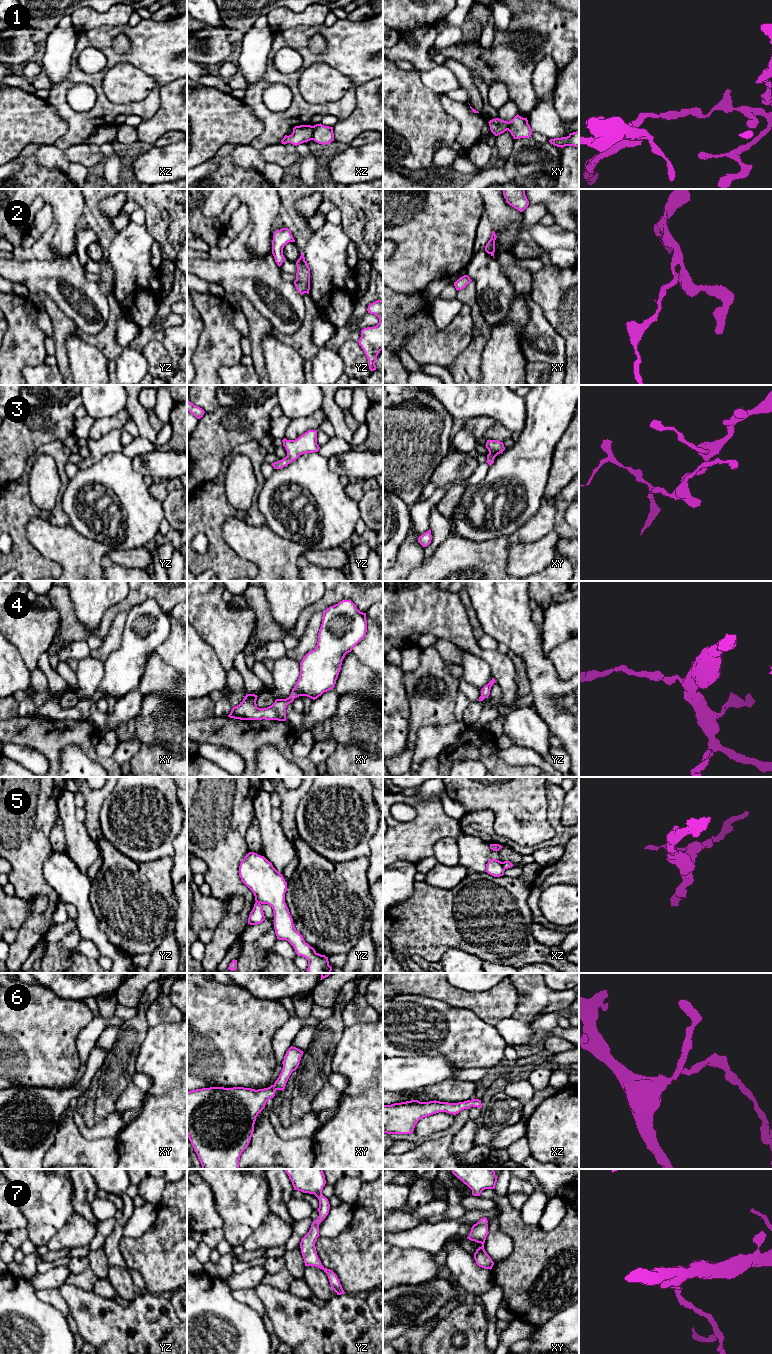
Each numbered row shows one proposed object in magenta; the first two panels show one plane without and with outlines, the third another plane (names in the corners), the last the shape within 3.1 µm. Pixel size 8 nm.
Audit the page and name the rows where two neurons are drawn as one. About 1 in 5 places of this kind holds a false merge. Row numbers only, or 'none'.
1, 5

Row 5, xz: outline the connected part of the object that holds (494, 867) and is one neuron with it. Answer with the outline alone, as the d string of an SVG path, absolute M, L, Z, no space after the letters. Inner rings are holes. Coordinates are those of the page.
M490 859L486 864L486 871L488 874L494 877L500 877L504 875L504 867L502 862L496 859Z

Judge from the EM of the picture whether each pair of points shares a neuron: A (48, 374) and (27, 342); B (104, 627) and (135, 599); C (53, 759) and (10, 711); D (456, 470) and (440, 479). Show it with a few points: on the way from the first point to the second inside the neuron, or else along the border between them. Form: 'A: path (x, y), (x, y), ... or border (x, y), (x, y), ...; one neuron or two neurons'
A: border (44, 363), (26, 366), (21, 374); two neurons
B: path (108, 618), (118, 607), (126, 604); one neuron
C: border (17, 714), (10, 719); two neurons
D: path (452, 470), (449, 470), (444, 475); one neuron

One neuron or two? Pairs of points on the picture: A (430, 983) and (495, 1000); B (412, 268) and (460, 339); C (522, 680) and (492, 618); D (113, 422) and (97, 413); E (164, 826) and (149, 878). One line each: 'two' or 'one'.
A: one
B: two
C: two
D: two
E: two

